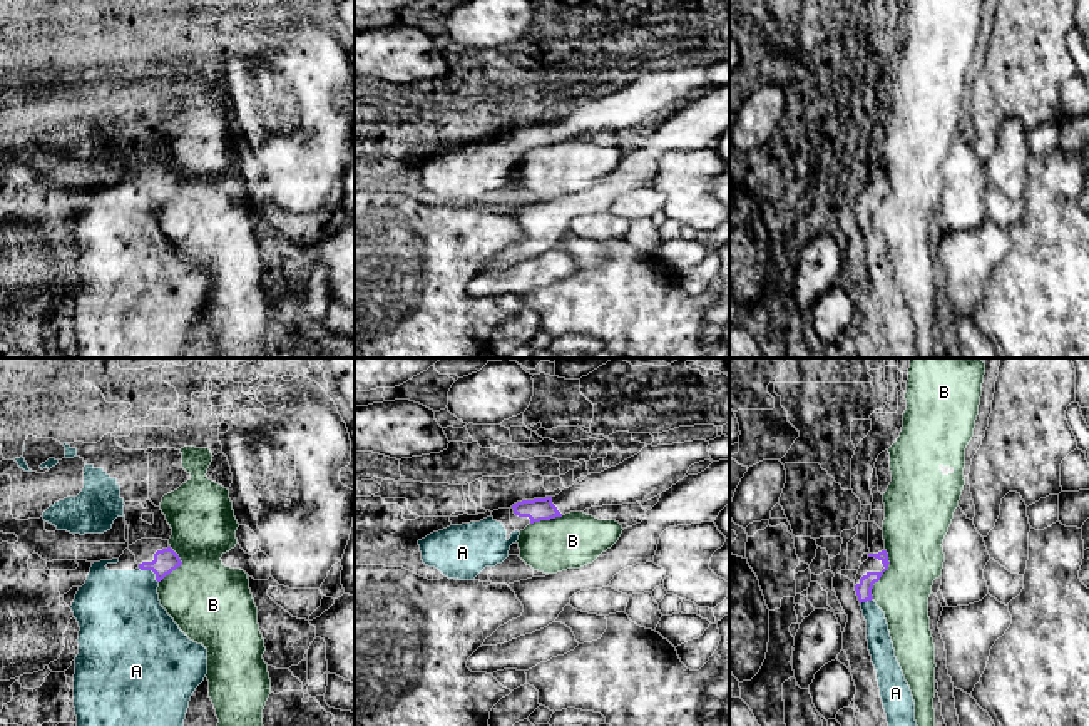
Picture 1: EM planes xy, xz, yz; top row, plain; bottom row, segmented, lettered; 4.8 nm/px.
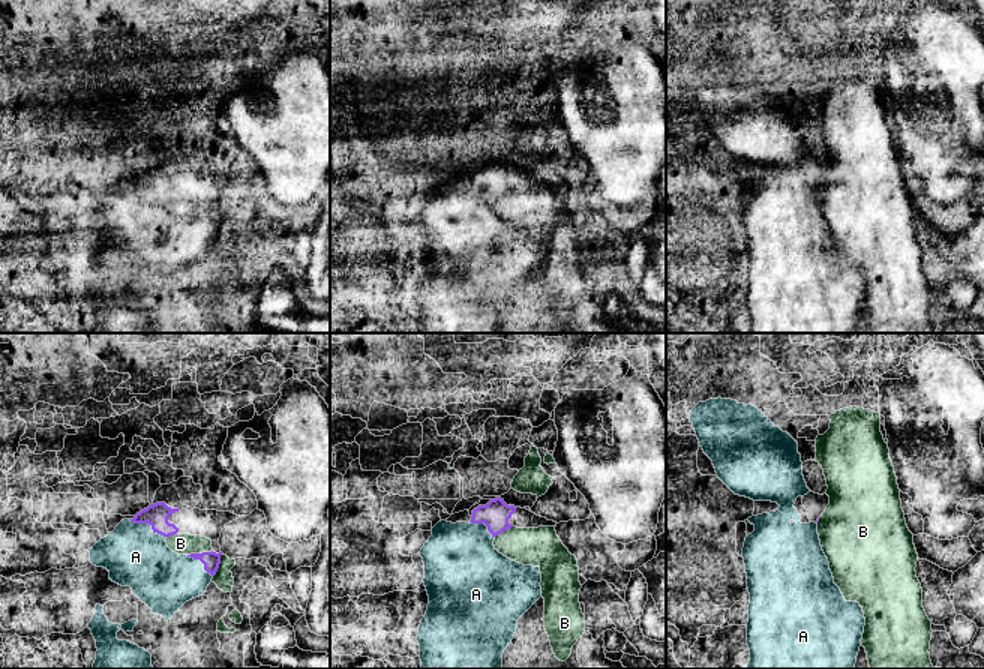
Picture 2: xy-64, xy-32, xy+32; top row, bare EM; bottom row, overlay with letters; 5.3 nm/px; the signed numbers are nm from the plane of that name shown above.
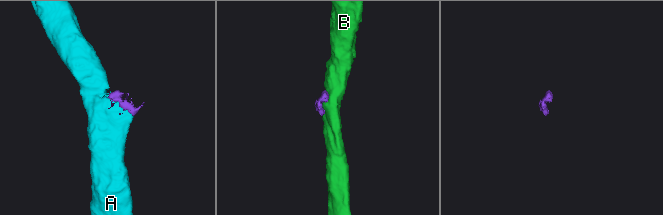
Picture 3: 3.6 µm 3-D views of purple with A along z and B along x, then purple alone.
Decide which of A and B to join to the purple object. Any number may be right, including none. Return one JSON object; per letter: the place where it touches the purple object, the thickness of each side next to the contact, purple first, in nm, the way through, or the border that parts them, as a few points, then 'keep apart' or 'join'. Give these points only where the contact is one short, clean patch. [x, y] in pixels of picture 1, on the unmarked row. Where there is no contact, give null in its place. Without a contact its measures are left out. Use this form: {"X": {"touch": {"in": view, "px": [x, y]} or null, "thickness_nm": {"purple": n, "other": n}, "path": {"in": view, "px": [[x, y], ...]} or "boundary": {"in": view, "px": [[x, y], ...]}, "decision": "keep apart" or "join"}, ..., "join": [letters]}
{"A": {"touch": {"in": "xy", "px": [151, 194]}, "thickness_nm": {"purple": 120, "other": 380}, "decision": "join"}, "B": {"touch": {"in": "yz", "px": [882, 199]}, "thickness_nm": {"purple": 80, "other": 280}, "decision": "keep apart"}, "join": ["A"]}

